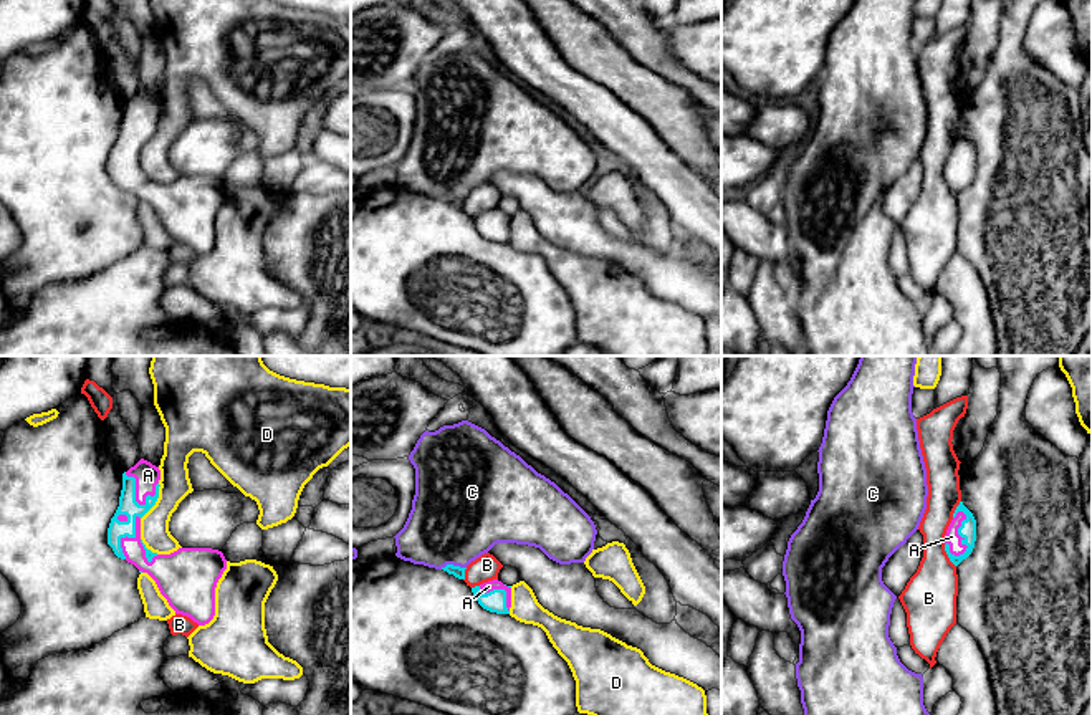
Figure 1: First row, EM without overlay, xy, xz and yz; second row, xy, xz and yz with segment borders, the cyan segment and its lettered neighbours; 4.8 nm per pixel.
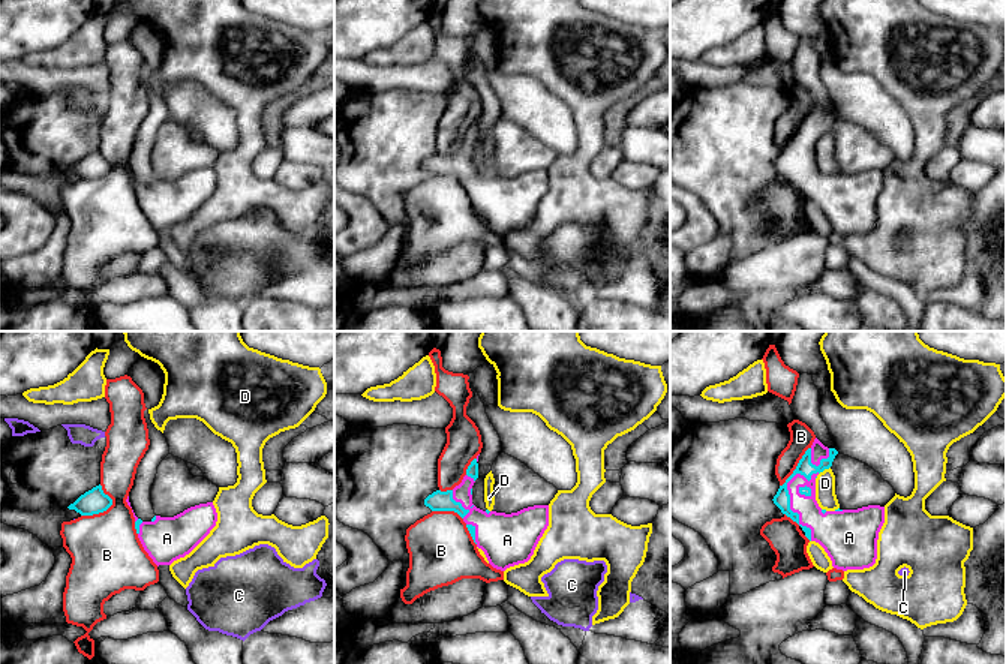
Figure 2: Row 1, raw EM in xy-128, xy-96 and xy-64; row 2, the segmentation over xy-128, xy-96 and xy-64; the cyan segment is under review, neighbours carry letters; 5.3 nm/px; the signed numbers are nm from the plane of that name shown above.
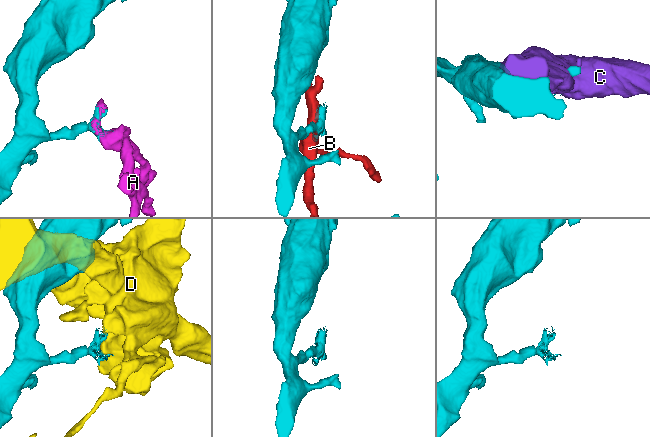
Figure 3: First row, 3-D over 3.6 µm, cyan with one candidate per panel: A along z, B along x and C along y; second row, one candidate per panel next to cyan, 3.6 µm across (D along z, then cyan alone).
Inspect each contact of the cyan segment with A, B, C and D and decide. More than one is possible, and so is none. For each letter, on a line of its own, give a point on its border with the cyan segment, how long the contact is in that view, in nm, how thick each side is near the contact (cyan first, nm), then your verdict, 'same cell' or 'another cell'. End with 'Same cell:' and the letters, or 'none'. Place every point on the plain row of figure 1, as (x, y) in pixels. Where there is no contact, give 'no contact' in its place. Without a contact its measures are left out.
A: meets cyan in yz at (958, 163); contact 240 nm long; 80 nm thick on the cyan side, 70 nm on the other; same cell
B: meets cyan in yz at (948, 186); contact 130 nm long; 80 nm thick on the cyan side, 260 nm on the other; another cell
C: meets cyan in xz at (452, 194); contact 130 nm long; 60 nm thick on the cyan side, 460 nm on the other; another cell
D: meets cyan in xy at (156, 129); contact 200 nm long; 90 nm thick on the cyan side, 150 nm on the other; another cell
Same cell: A

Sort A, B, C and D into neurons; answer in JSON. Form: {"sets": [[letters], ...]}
{"sets": [["A"], ["B"], ["C"], ["D"]]}

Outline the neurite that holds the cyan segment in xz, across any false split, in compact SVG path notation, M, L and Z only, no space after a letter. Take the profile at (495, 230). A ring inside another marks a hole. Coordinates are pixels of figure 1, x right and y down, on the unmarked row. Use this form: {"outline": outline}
{"outline": "M493 209L472 217L472 222L483 238L496 243L510 243L511 215L506 215L501 210Z"}

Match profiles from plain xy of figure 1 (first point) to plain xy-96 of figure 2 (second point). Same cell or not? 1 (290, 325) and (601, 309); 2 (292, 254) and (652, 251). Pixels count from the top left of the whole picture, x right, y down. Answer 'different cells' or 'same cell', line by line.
1: different cells
2: same cell

